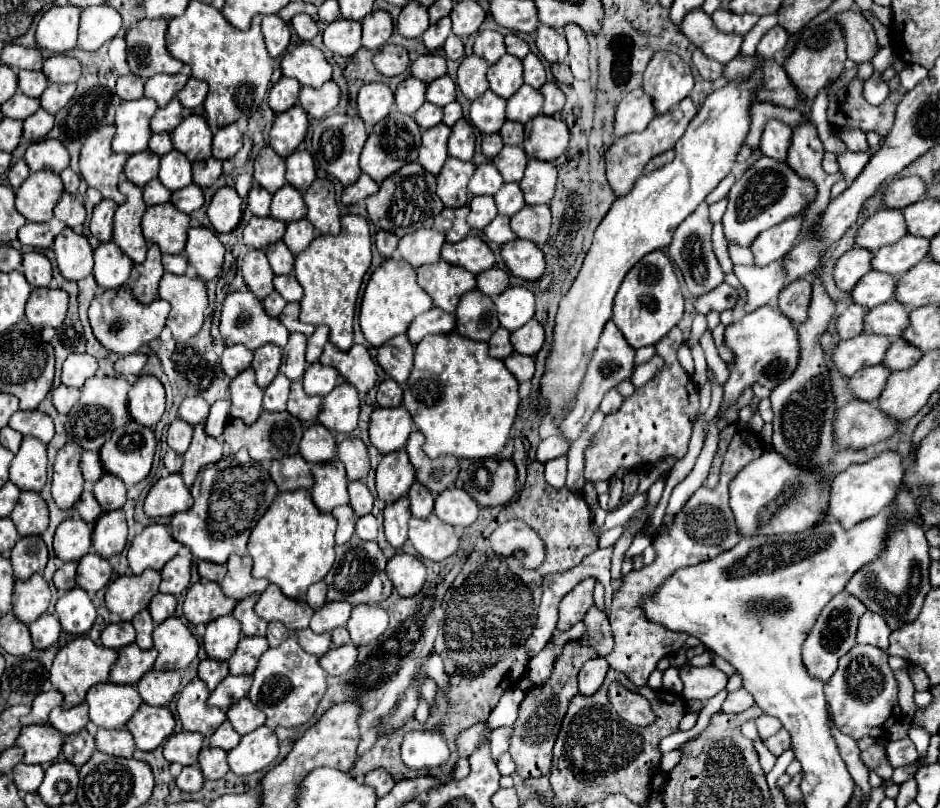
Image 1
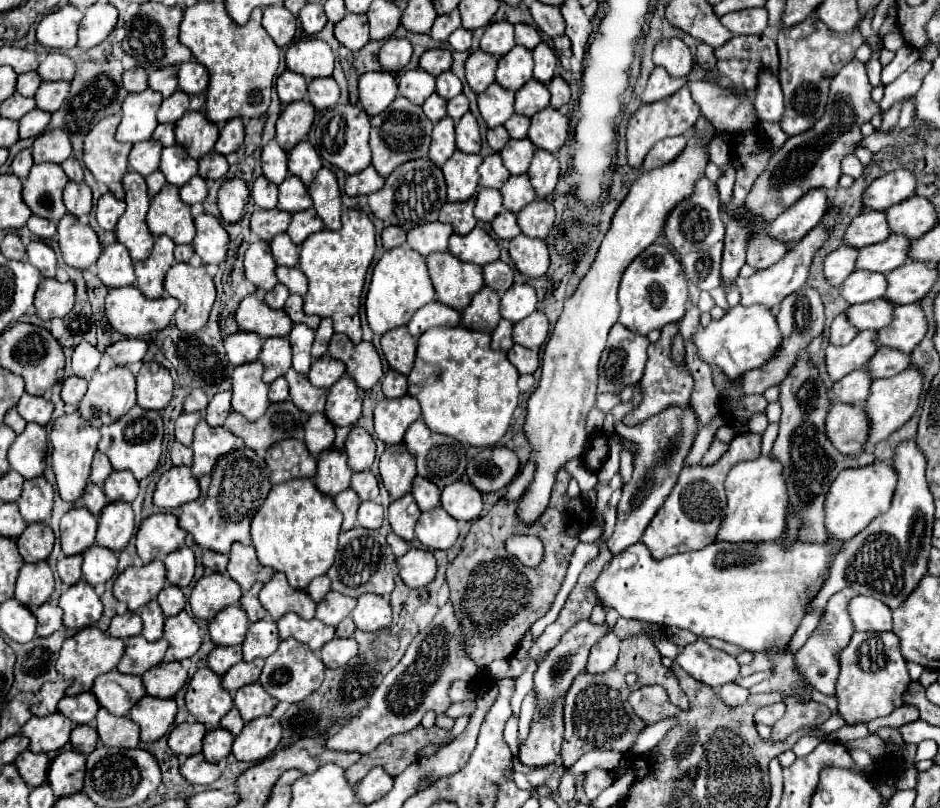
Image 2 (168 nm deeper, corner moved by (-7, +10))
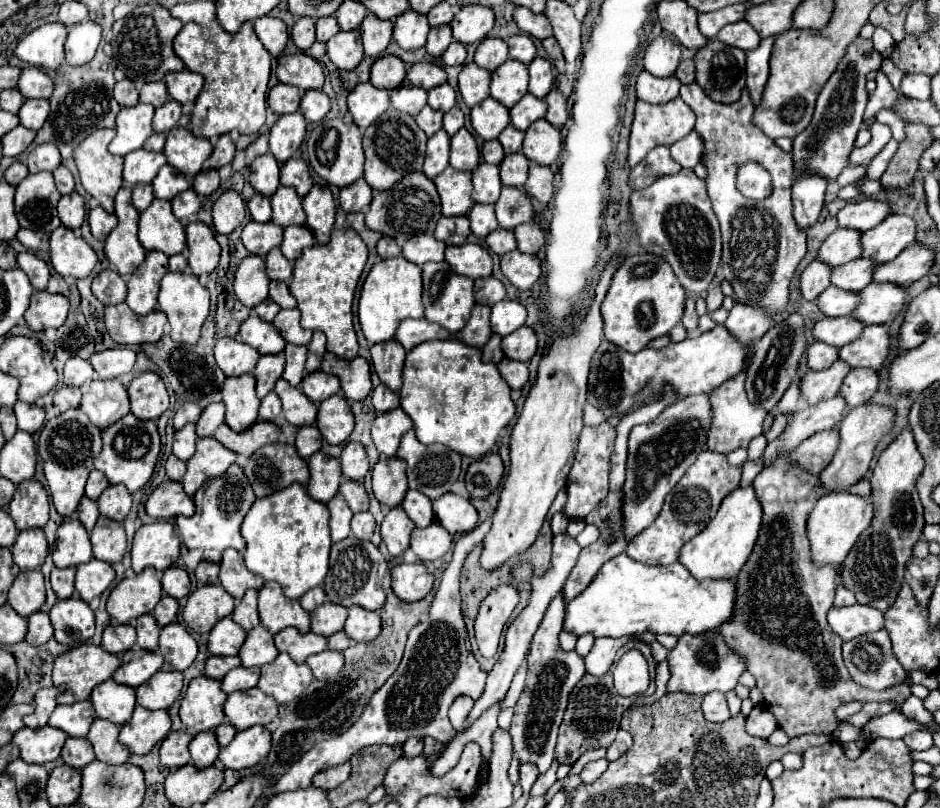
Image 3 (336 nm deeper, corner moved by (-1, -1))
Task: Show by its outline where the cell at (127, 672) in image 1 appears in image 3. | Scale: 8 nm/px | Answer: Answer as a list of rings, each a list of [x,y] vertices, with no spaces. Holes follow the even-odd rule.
[[[138,645],[122,655],[122,665],[114,671],[112,679],[130,687],[138,687],[148,681],[162,667],[162,657],[154,651],[144,651]]]

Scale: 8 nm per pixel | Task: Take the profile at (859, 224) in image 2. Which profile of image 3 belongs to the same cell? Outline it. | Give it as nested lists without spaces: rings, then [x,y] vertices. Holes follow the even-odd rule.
[[[836,229],[820,247],[818,259],[826,265],[836,267],[860,257],[860,231],[856,229]]]

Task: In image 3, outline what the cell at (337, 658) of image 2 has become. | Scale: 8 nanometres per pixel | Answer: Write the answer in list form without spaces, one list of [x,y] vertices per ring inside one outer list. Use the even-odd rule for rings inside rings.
[[[324,649],[322,653],[308,657],[308,665],[310,665],[316,679],[332,679],[344,667],[344,655]]]

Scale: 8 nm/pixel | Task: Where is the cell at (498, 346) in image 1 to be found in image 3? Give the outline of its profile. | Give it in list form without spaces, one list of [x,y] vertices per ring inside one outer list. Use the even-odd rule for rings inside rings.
[[[492,335],[490,341],[482,347],[482,353],[484,353],[484,361],[492,361],[492,363],[498,363],[500,359],[504,359],[504,351],[500,349],[500,341],[502,337],[500,335]]]

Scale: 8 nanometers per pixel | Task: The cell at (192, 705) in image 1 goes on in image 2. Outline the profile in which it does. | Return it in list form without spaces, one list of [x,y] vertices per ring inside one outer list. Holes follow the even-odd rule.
[[[200,668],[186,690],[186,708],[208,730],[220,724],[220,718],[232,708],[232,696],[222,688],[222,678],[210,668]]]

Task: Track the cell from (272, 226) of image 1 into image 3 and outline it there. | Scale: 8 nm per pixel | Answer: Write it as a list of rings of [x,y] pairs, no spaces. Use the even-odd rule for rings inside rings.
[[[250,221],[242,229],[242,241],[244,241],[244,247],[248,249],[248,253],[264,257],[270,249],[274,249],[274,247],[280,245],[282,231],[284,229],[278,227],[278,225],[274,225],[272,221],[268,221],[268,223]]]

